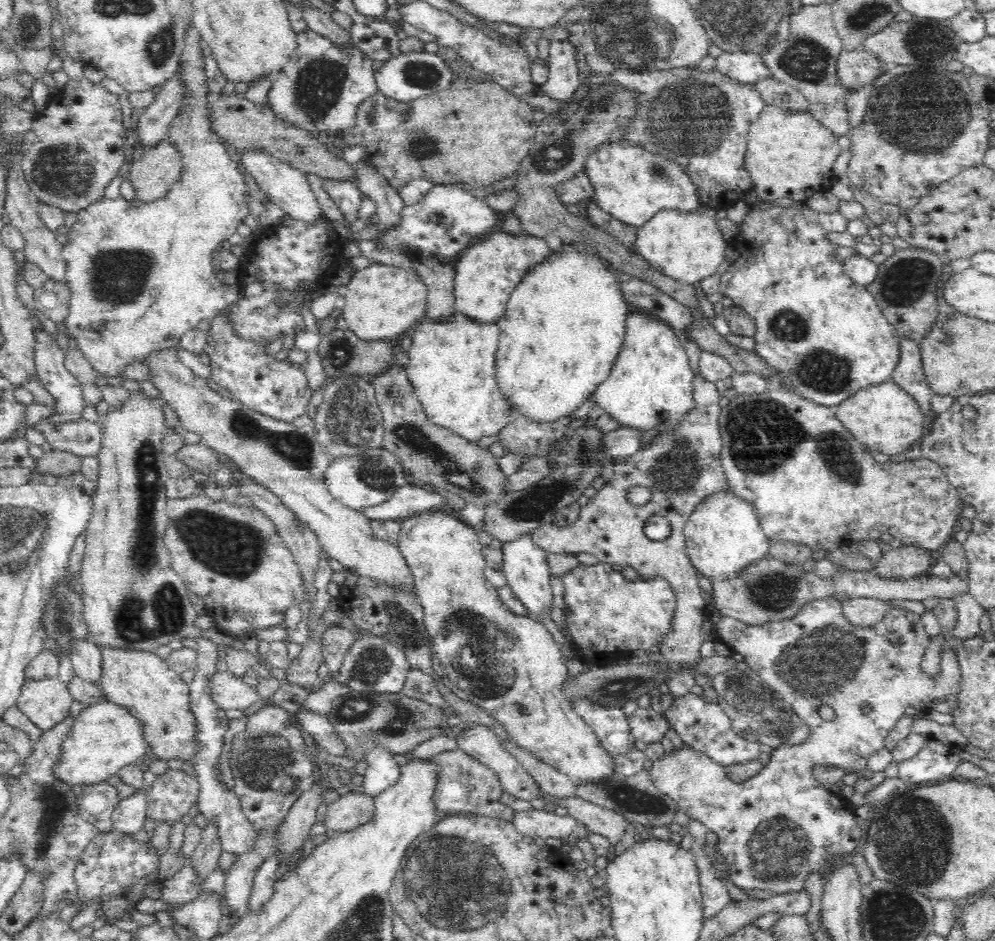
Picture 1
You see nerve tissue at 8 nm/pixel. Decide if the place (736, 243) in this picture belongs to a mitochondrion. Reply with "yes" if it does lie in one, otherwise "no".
no

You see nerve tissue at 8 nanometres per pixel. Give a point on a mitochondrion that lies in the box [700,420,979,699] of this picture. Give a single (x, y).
(771, 590)

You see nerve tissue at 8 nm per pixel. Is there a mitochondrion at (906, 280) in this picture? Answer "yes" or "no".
yes

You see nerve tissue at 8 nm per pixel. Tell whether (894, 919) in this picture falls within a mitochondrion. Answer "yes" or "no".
yes

